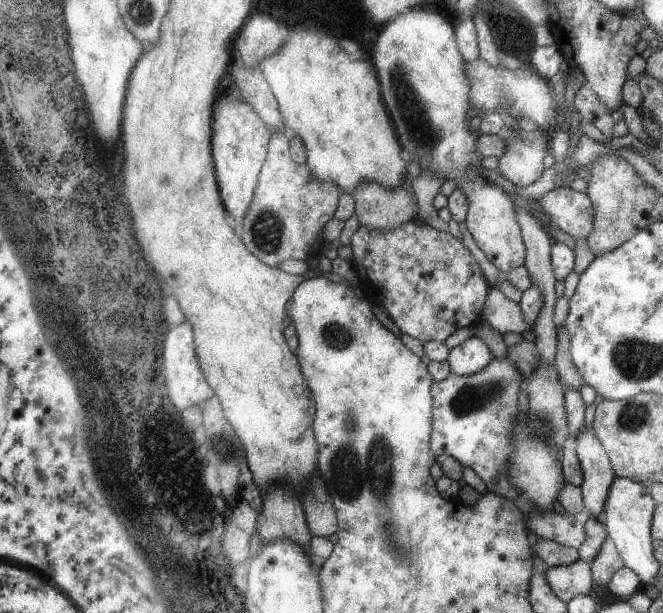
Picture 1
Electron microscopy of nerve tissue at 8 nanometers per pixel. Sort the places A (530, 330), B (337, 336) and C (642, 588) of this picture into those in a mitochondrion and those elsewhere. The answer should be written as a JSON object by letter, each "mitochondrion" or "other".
{"A":"other","B":"mitochondrion","C":"other"}

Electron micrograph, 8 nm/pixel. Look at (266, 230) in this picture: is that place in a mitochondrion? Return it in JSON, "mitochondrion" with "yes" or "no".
{"mitochondrion":"yes"}

